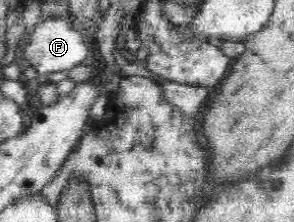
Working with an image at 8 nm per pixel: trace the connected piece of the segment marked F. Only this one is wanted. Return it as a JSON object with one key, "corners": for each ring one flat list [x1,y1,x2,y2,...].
{"corners":[[50,18,47,20,40,20,38,24,35,25,34,31,31,34,28,44,25,45,23,60,21,62,21,67,23,63,30,65,37,75,50,75,55,71,62,71,64,69,72,69,78,64,82,63,82,60,88,55,88,46,86,46,86,41,82,37,82,32,79,30,79,25,75,23,68,23,64,20]]}

